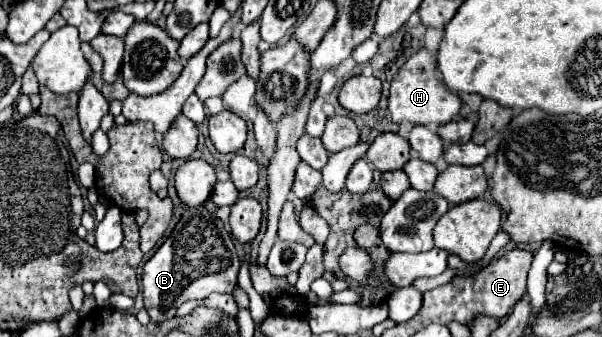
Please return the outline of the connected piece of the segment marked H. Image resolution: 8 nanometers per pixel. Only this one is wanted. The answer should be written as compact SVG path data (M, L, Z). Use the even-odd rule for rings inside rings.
M426 48L416 52L398 70L398 74L394 76L394 80L390 84L388 112L390 112L390 120L396 124L400 124L402 120L408 120L412 124L422 124L422 126L440 126L444 122L450 122L458 114L460 106L462 106L462 102L460 102L458 94L448 90L444 86L444 82L440 80L434 52L430 52Z

